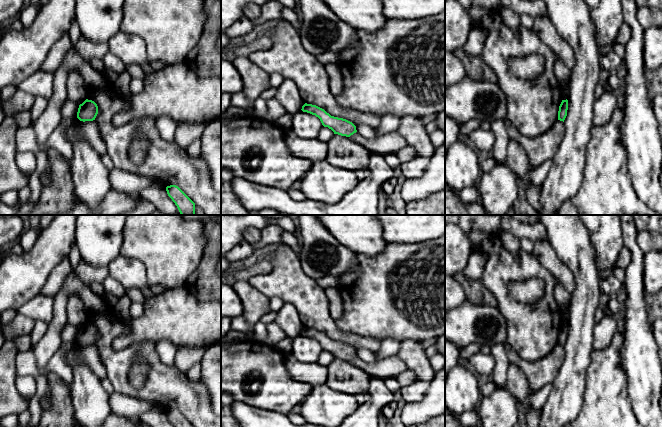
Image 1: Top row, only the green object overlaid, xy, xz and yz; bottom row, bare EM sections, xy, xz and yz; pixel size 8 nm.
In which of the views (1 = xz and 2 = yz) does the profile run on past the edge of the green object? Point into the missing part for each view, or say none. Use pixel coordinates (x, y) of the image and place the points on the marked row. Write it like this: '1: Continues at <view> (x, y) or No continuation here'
1: No continuation here
2: No continuation here

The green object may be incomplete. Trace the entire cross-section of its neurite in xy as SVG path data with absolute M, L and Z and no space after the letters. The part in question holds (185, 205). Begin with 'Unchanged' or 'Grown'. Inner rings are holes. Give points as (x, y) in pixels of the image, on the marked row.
Unchanged. M167 186L166 191L181 215L195 215L195 203L178 186Z

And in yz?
Unchanged. M562 100L559 111L558 111L558 120L563 121L565 120L567 116L567 110L568 110L568 100Z

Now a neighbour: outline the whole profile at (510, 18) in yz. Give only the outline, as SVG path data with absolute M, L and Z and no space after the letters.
M501 5L498 10L502 16L503 22L516 33L518 33L521 25L519 15L503 5Z

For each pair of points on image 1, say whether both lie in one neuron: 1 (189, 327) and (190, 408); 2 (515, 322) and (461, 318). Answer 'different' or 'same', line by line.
1: different
2: different

